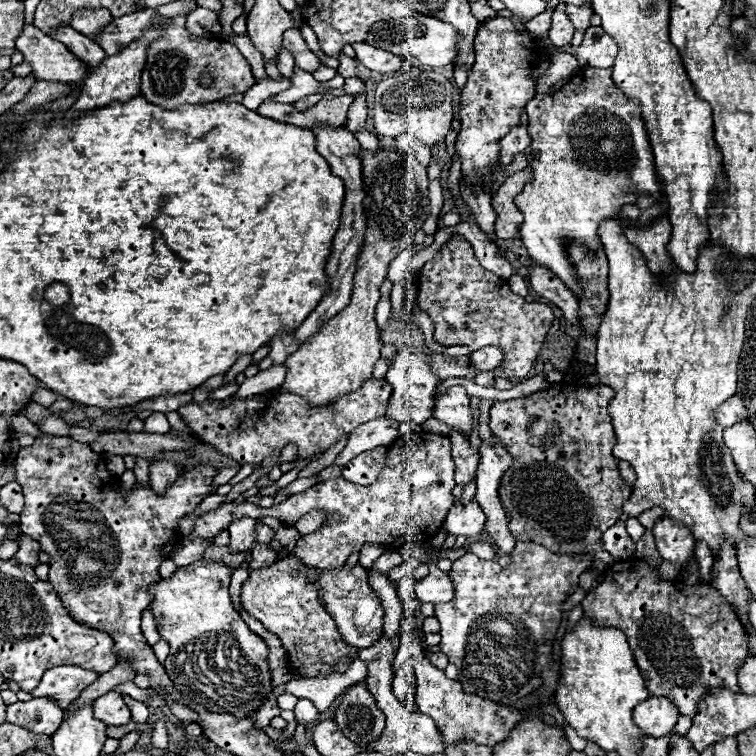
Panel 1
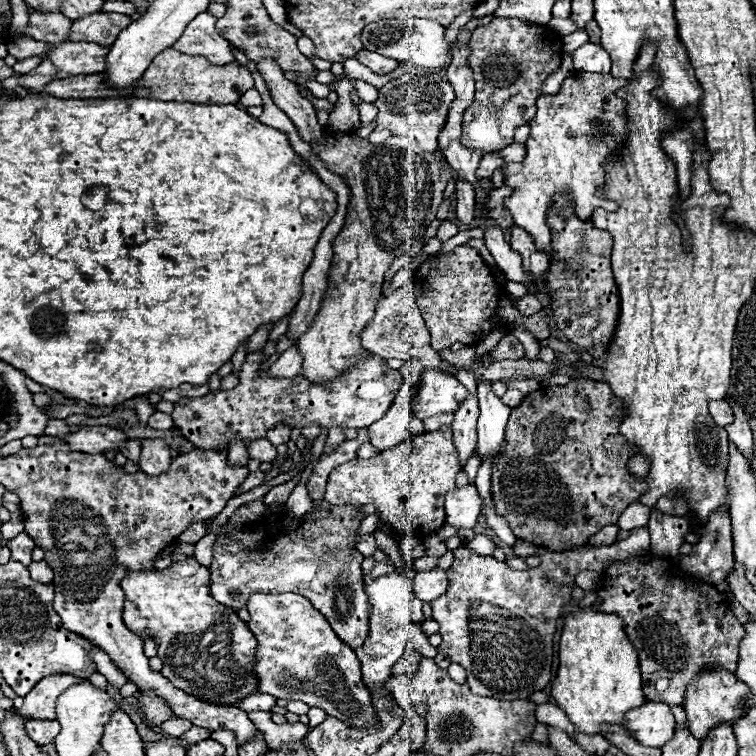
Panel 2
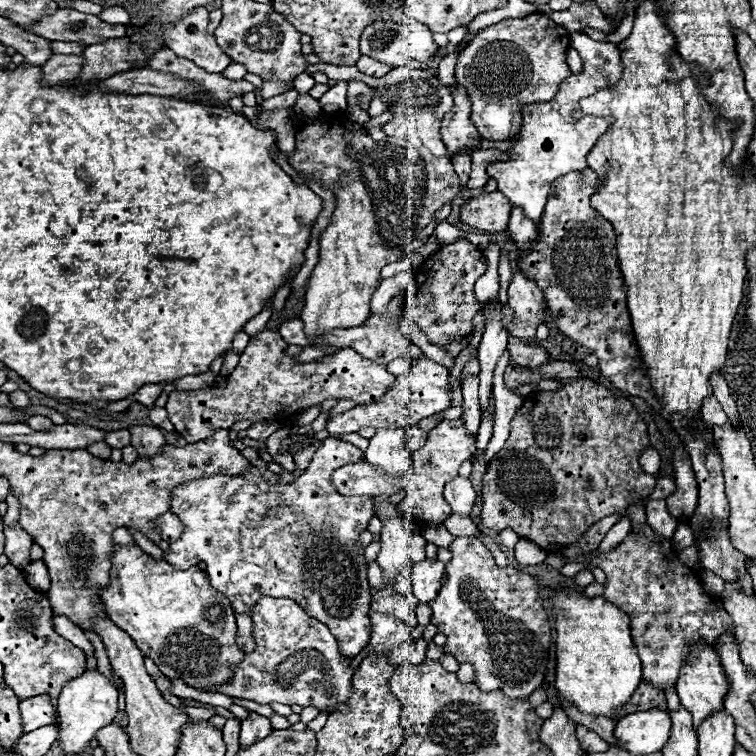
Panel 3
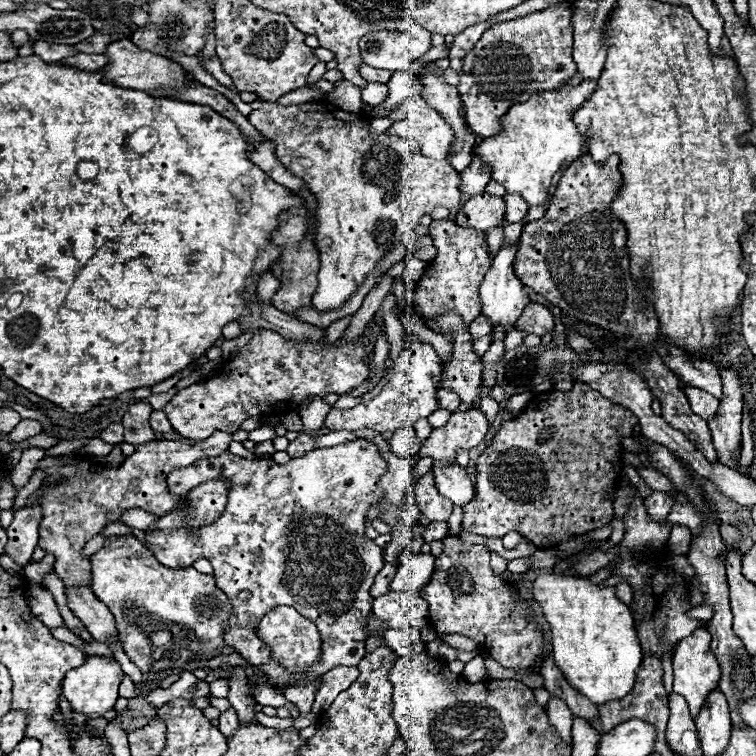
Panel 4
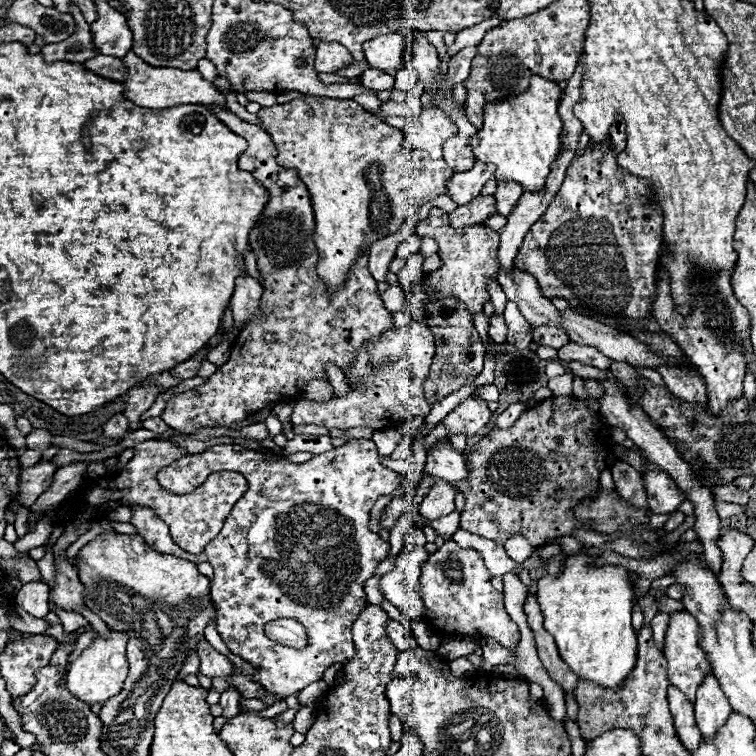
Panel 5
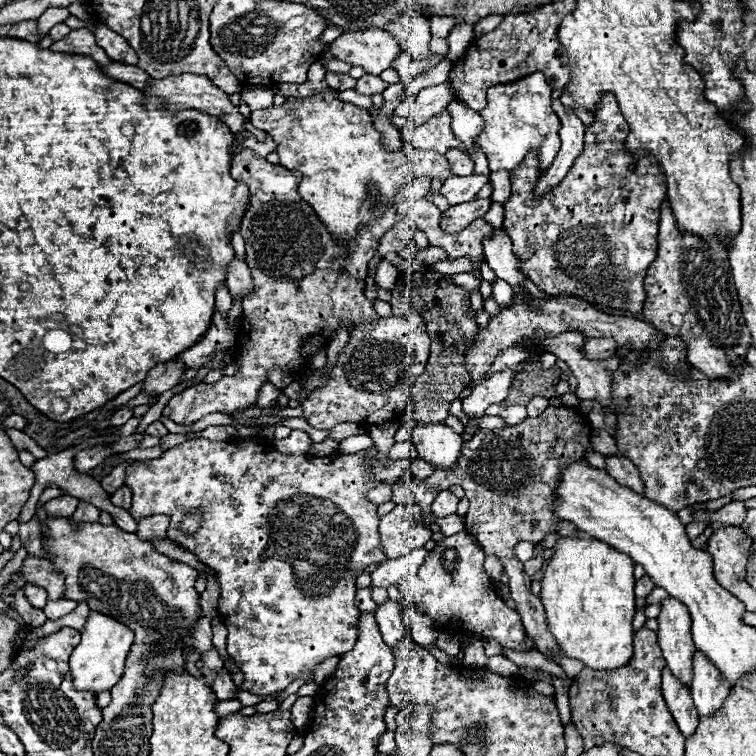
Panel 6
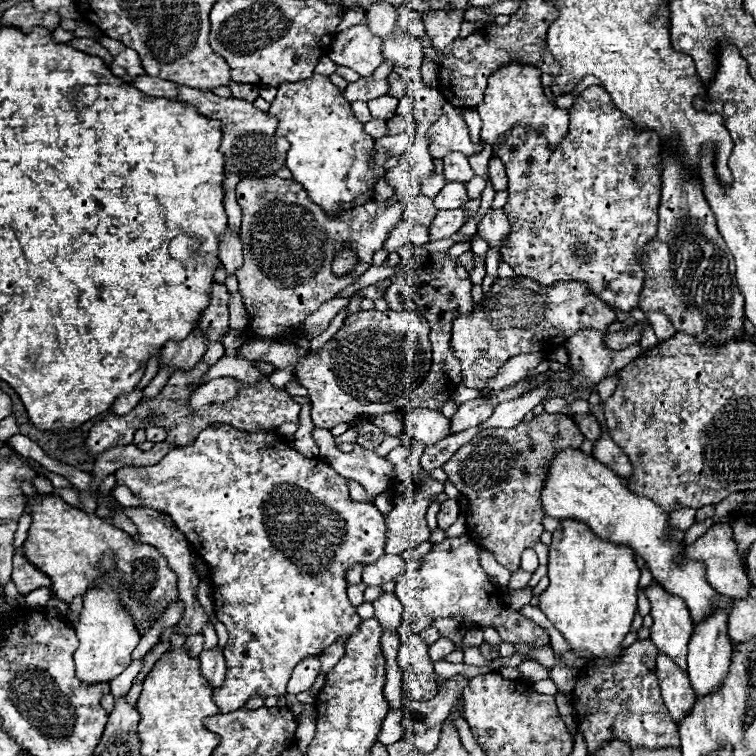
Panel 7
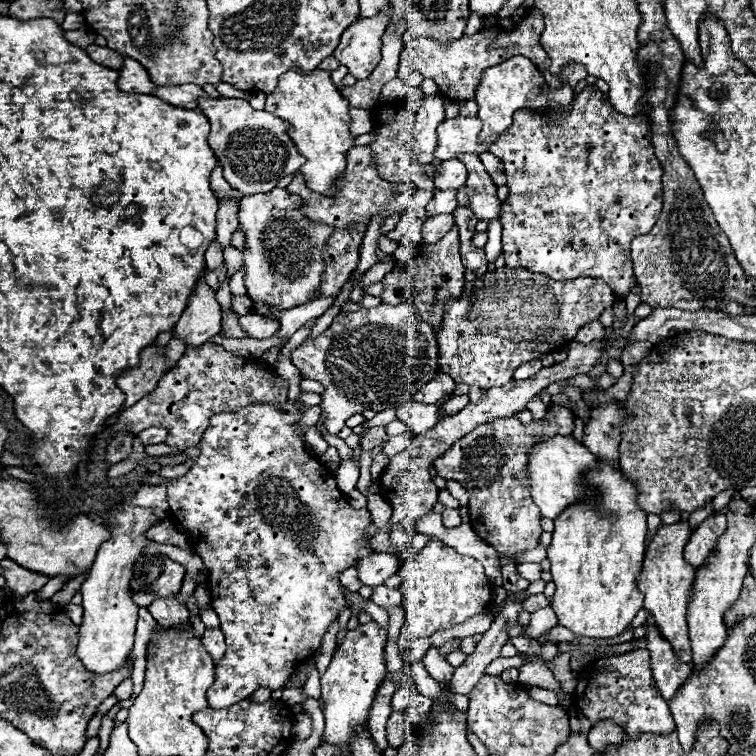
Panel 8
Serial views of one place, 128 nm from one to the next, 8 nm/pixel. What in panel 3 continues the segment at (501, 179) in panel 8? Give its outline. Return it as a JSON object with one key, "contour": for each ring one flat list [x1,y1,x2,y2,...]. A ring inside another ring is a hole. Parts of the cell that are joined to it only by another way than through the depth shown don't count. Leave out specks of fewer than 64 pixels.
{"contour":[[514,208,512,210,512,216,510,216,510,224,508,224,508,232,514,240,514,246,516,250,520,252,528,252,530,246,536,242,536,224,532,220,528,220,520,208]]}

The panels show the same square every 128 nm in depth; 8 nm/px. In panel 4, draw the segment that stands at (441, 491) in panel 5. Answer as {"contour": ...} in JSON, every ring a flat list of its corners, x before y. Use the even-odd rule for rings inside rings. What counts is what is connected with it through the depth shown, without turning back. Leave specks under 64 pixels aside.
{"contour":[[428,472,424,474,416,484,414,484,414,494,416,494,416,504,422,510,422,514,430,522,446,522,454,504,450,500,442,498,436,484,434,484,434,474]]}

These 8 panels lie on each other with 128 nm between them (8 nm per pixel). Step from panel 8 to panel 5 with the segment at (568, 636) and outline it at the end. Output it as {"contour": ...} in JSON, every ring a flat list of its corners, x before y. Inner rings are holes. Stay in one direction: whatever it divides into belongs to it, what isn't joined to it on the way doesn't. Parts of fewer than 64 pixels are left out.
{"contour":[[454,540,444,542,444,546,440,546,422,566,422,576,415,590,426,604,426,616,430,618,430,622,446,634,494,638,508,650,516,648,520,640,518,626,506,614,504,596,494,590,490,572,484,566,478,550,462,548]]}

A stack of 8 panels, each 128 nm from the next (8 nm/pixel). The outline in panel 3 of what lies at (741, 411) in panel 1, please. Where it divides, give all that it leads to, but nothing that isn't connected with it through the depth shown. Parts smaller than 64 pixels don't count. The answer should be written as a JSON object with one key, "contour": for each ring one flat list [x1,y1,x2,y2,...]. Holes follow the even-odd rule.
{"contour":[[708,396,704,402,702,402,702,408,700,408,700,414,706,422,712,422,716,426,722,426,728,422,728,416,724,414,722,406,718,404,718,400,714,396]]}

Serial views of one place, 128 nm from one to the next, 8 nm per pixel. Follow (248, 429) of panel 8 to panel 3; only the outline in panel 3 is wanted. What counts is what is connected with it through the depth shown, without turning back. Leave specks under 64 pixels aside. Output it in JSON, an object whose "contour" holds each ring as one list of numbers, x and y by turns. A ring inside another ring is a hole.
{"contour":[[326,438,312,456,310,466,292,484,286,486,278,486,278,474,260,468,250,468,242,476,228,476,218,472,210,478,182,484,172,492,172,514,184,522,184,534,170,544,170,548,164,552,164,560,176,568,190,568,200,560,206,562,210,584,230,600,238,614,250,614,262,596,292,598,302,608,306,608,310,616,322,620,322,624,330,628,344,656,358,656,368,644,370,636,368,604,372,596,366,578,368,564,364,560,364,548,360,548,358,538,374,516,374,502,368,496,348,498,334,492,330,478,336,468,362,460,364,452,354,444]]}

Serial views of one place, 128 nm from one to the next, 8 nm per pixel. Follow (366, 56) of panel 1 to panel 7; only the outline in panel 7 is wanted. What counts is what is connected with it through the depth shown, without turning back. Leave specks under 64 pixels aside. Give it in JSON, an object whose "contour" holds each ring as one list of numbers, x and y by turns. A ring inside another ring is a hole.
{"contour":[[384,60,384,64,372,76,350,82,348,88,344,90,346,100,348,102,356,102,356,100,368,102,368,100,374,100,378,96,384,96,388,92,388,76,390,76,392,68,394,68,394,64]]}

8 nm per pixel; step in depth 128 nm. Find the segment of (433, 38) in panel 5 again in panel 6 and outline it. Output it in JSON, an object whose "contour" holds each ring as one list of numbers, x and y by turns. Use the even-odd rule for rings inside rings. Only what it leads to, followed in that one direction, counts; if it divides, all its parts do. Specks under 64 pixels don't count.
{"contour":[[434,16,429,19,430,32,433,37,446,37,453,28,456,18],[446,58,439,63,434,69,429,69,420,75,418,75,410,86,407,86,404,92,404,96,417,96,420,90,441,84,448,78,448,74,453,67,453,61]]}

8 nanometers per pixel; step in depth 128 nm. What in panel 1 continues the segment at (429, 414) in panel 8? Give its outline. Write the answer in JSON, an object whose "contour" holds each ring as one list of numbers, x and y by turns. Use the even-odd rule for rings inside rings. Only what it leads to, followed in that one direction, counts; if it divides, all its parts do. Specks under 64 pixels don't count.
{"contour":[[472,500,468,504,454,504,450,508,442,528,448,534,464,536,466,540,474,540,474,538,478,538,482,534,484,522,486,522,484,512,478,508,476,500]]}

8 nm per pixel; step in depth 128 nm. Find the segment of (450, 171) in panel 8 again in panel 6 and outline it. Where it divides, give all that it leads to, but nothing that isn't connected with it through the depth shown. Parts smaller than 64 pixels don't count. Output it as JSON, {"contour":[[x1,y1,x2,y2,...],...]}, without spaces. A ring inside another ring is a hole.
{"contour":[[450,148,450,150,446,152,446,158,448,158,450,166,452,166,452,174,456,174,456,176,470,176,470,174,472,174,474,162,472,162,472,160,468,158,468,154,464,154,462,150]]}

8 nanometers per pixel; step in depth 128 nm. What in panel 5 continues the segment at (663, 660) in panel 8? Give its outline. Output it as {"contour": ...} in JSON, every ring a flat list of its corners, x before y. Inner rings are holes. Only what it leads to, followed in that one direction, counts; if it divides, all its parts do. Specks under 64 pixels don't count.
{"contour":[[674,686,668,688,668,702,670,702,672,716,674,716,676,736,682,742,682,746,692,752,702,742,702,734,700,734,700,730,696,728,696,722,694,722,694,708,686,700,686,696]]}

